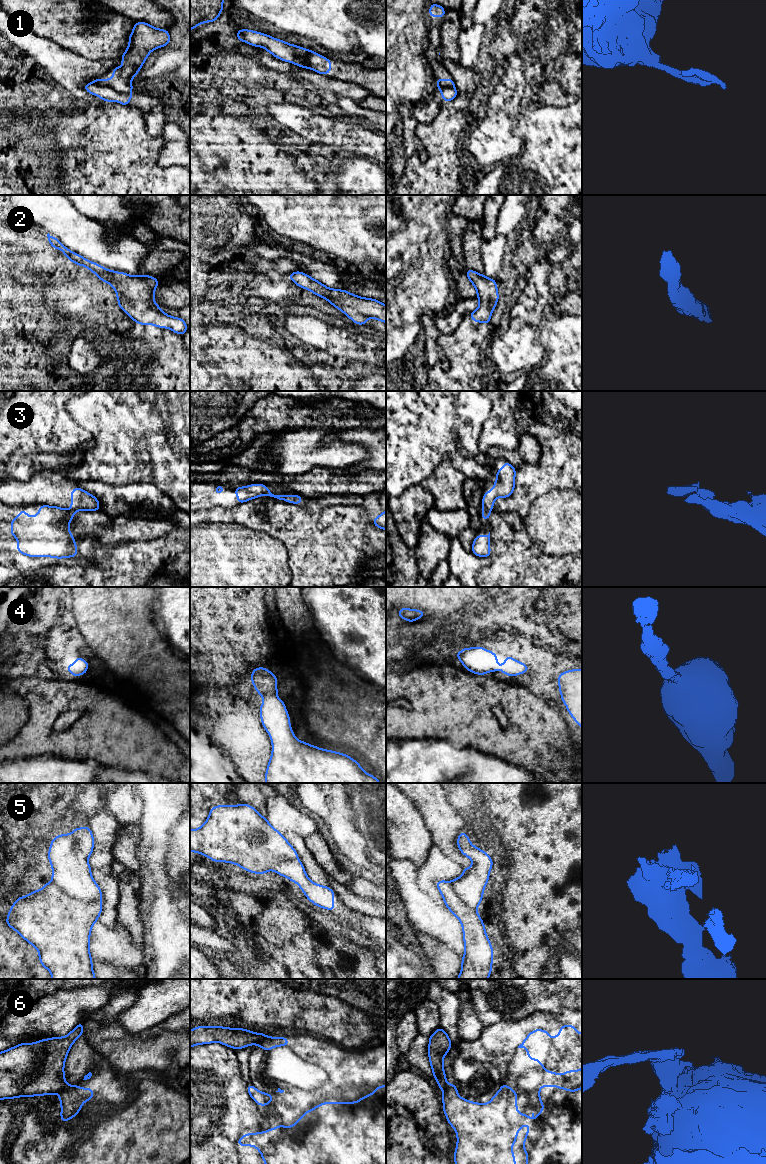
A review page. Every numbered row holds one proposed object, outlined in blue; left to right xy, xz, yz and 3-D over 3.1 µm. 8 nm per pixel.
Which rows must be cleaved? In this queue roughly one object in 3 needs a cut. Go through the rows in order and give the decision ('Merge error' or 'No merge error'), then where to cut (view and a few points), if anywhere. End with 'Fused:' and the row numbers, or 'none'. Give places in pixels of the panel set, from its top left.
1: Merge error. Split along xy (94, 82), (110, 86), (119, 92), (127, 94)
2: No merge error. No split
3: Merge error. Split along yz (483, 508), (489, 513)
4: No merge error. No split
5: Merge error. Split along xy (51, 882), (72, 897), (84, 901), (100, 900)
6: Merge error. Split along xz (269, 1037), (260, 1040), (256, 1044)
Fused: 1, 3, 5, 6

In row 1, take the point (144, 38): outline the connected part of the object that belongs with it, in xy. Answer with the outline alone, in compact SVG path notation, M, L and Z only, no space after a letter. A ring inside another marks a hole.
M135 22L129 36L129 46L120 58L123 66L113 68L112 79L94 79L94 83L111 87L119 93L132 92L131 79L136 77L149 53L159 47L168 46L169 42L168 30L157 29L145 22Z

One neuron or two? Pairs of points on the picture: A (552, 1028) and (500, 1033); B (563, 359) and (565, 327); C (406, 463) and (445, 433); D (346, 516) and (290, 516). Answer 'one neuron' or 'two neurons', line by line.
A: one neuron
B: one neuron
C: one neuron
D: one neuron

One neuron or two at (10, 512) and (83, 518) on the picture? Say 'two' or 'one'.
one

